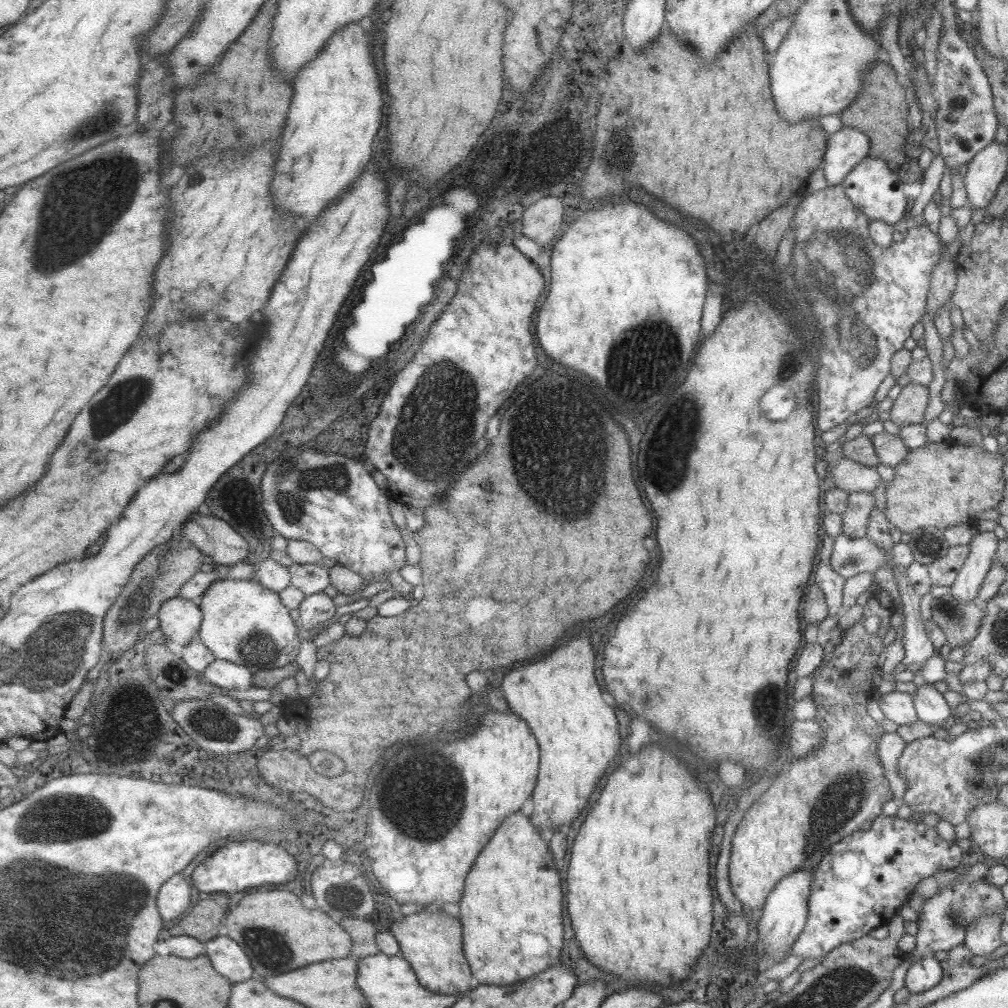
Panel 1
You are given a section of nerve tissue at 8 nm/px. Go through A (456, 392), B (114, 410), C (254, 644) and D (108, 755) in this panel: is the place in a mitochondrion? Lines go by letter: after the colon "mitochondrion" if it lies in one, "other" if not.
A: mitochondrion
B: mitochondrion
C: mitochondrion
D: other

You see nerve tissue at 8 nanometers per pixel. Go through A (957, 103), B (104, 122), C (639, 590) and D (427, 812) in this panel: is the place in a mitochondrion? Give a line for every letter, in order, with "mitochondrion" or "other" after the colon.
A: other
B: mitochondrion
C: other
D: mitochondrion

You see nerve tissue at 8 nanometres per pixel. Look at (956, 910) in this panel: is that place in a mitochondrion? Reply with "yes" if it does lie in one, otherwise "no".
yes

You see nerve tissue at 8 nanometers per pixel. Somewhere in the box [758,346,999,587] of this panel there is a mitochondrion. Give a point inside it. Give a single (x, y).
(792, 362)

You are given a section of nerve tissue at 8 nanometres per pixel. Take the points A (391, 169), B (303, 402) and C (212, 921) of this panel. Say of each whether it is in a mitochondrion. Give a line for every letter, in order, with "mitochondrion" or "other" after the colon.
A: other
B: other
C: other

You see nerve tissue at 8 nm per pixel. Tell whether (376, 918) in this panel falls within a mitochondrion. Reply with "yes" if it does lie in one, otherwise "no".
no

